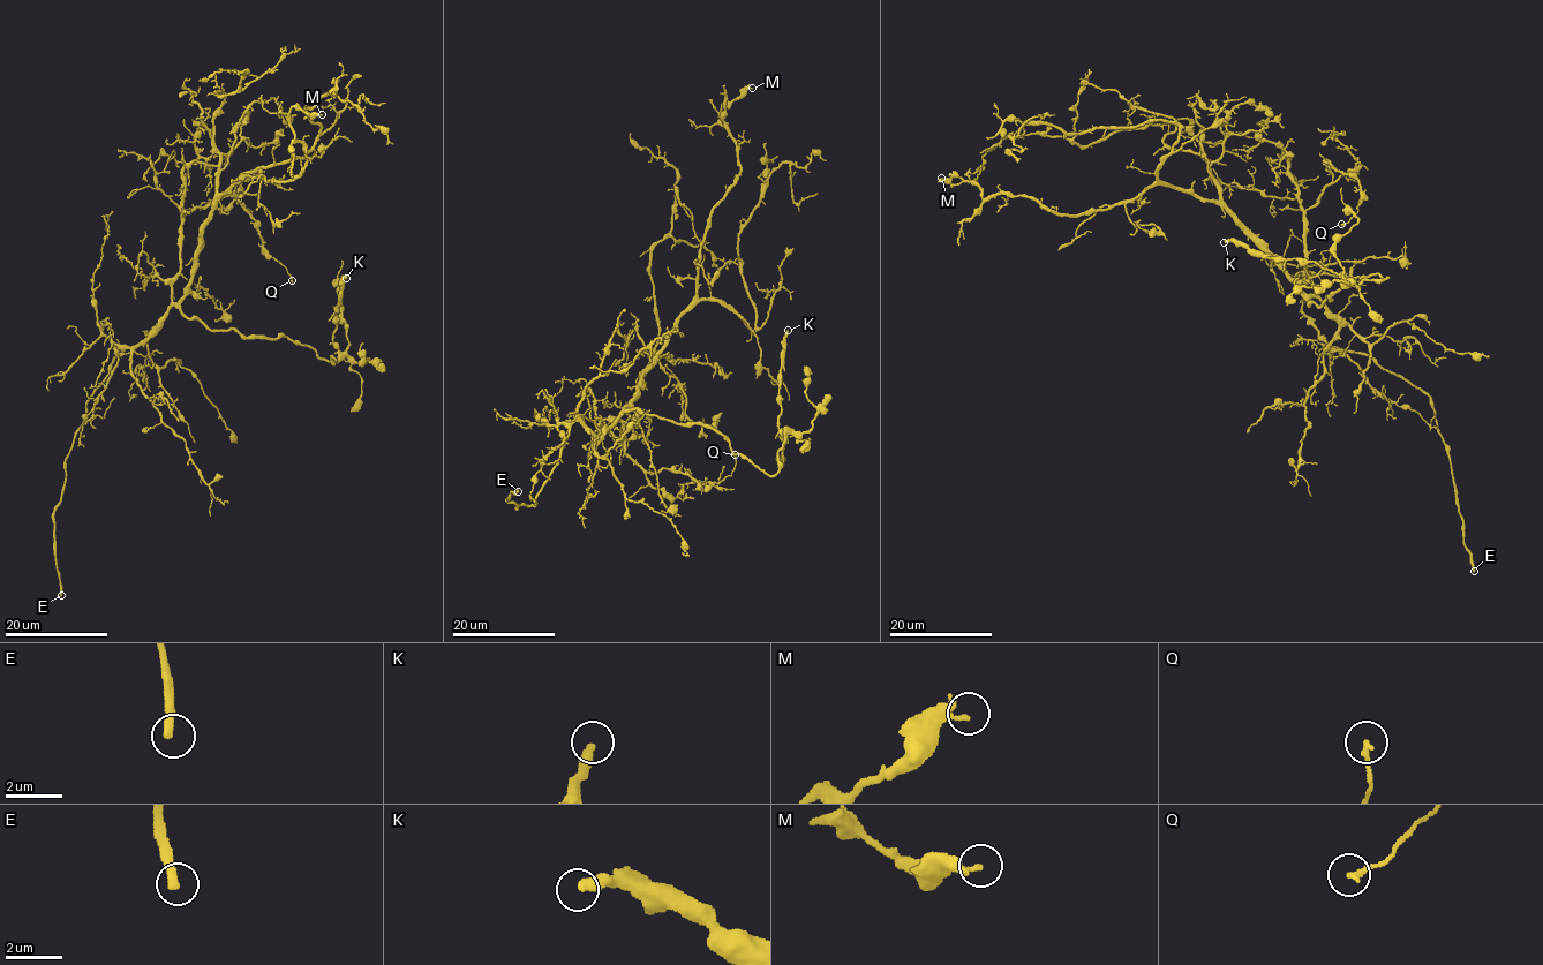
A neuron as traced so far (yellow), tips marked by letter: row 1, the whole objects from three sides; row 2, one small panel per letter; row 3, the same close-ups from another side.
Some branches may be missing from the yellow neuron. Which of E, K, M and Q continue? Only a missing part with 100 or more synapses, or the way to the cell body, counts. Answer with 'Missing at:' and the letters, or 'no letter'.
Missing at: E

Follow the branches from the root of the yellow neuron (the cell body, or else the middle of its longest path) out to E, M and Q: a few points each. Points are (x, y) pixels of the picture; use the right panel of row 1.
E: (1248, 236), (1303, 292), (1316, 296), (1339, 324), (1329, 348), (1369, 355), (1430, 398), (1474, 571)
M: (1248, 236), (1221, 205), (1160, 185), (1073, 216), (1022, 196), (984, 198), (972, 182), (953, 174), (941, 178)
Q: (1248, 236), (1311, 294), (1304, 213), (1332, 180), (1329, 163), (1360, 186), (1357, 212), (1341, 224)

